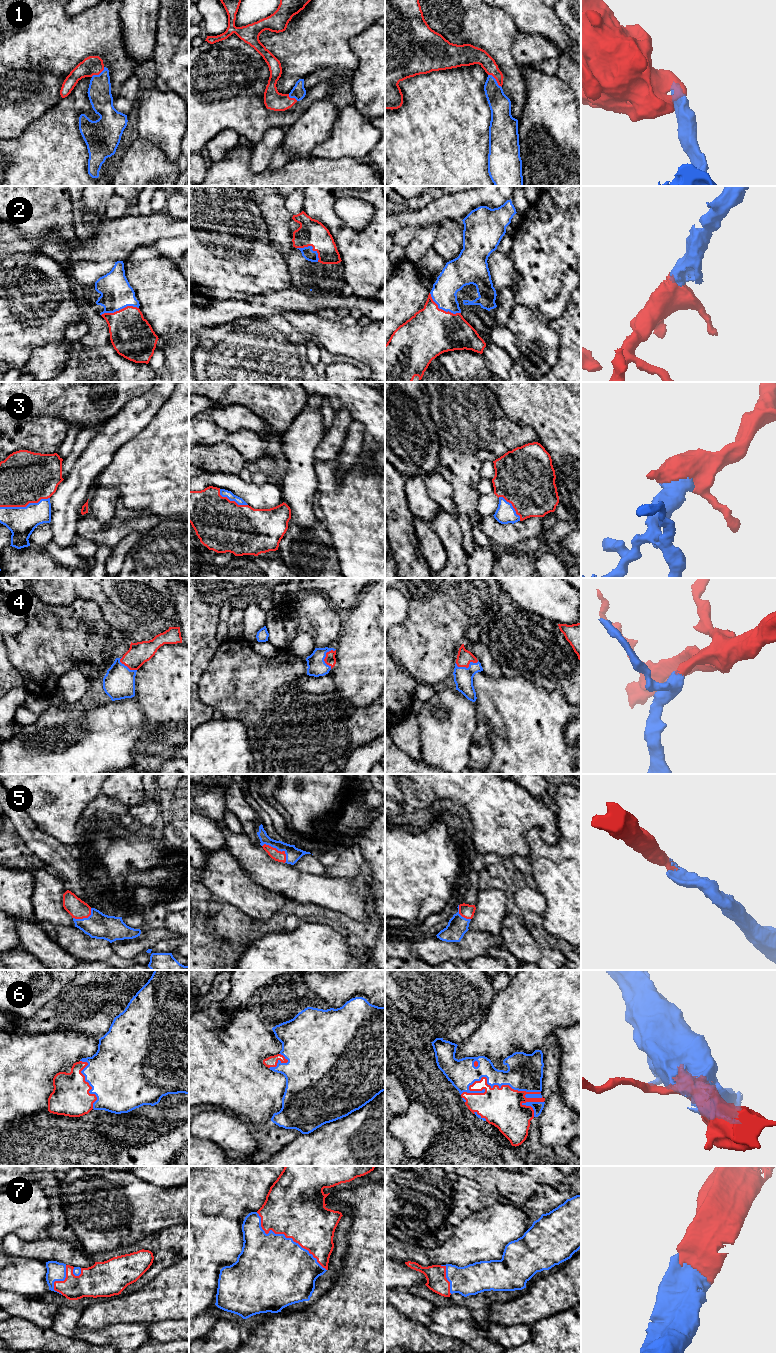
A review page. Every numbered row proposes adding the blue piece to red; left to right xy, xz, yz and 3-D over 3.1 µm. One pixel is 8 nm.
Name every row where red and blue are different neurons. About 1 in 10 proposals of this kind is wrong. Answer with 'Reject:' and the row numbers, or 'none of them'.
Reject: none of them

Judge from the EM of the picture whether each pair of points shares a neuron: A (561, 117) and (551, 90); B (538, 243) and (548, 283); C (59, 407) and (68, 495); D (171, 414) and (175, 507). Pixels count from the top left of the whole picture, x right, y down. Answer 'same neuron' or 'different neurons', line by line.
A: same neuron
B: same neuron
C: different neurons
D: same neuron

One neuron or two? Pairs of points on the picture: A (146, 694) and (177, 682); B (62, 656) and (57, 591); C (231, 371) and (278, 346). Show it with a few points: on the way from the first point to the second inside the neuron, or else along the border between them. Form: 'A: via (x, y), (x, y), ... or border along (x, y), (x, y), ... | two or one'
A: via (154, 690), (169, 687) | one
B: border along (36, 597), (56, 605), (81, 600) | two
C: via (243, 371), (255, 369), (266, 358) | one

